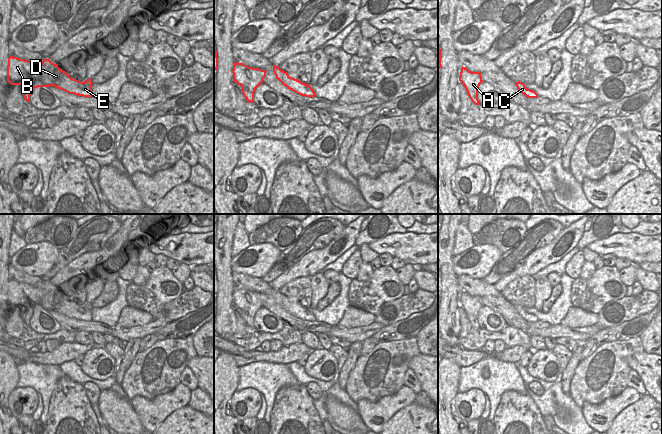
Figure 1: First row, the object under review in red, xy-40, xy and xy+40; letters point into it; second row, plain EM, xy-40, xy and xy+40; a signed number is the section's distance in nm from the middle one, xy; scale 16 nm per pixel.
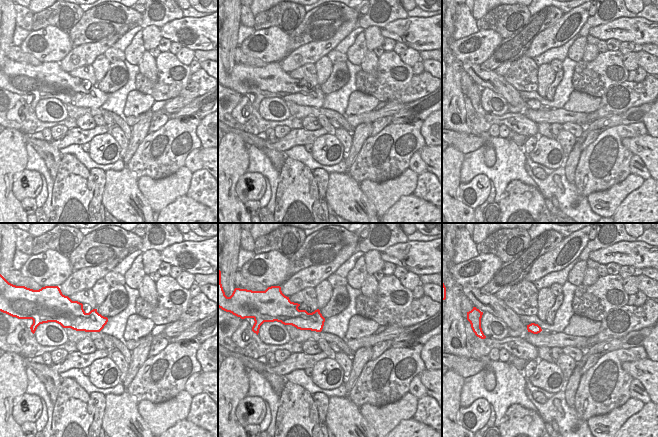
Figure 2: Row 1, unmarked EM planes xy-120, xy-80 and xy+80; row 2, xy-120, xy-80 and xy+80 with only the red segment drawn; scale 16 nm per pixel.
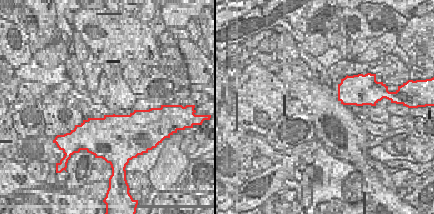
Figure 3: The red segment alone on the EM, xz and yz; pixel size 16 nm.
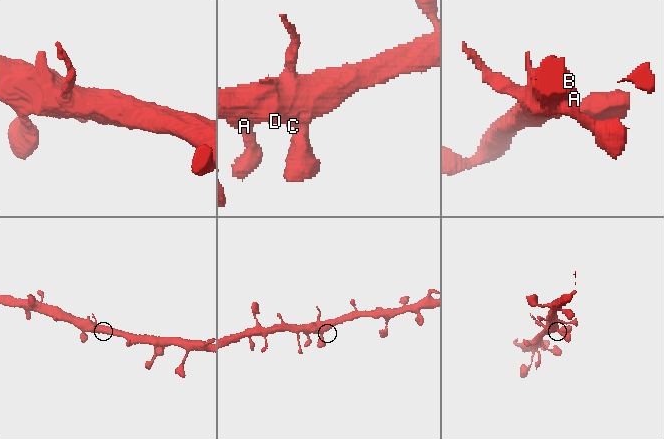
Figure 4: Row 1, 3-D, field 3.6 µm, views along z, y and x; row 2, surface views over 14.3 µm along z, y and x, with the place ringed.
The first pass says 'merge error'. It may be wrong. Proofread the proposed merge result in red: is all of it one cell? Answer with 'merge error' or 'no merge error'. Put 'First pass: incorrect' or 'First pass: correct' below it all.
no merge error
First pass: incorrect

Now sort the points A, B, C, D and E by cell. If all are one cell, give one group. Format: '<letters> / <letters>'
A B C D E

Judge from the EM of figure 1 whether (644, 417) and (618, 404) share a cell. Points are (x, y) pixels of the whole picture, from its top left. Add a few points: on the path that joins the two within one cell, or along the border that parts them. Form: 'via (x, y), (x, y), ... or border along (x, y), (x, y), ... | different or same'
border along (642, 395), (636, 401), (626, 406), (611, 423) | different

